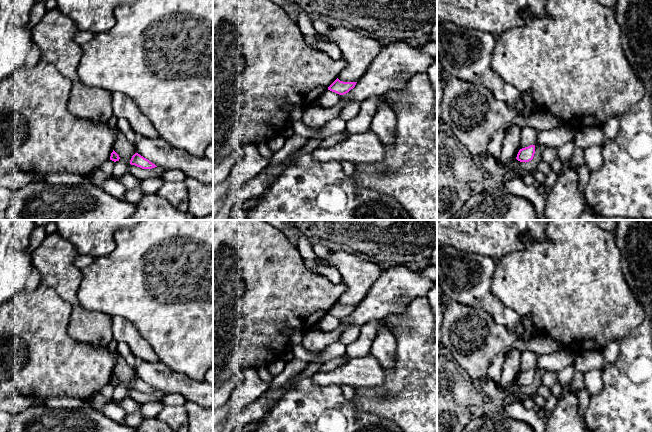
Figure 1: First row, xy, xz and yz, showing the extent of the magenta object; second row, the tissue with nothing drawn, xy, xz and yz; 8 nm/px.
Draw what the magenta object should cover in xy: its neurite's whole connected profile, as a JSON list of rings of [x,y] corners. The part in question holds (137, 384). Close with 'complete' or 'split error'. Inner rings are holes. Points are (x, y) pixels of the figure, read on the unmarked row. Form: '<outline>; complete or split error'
[[[135,377],[132,380],[132,382],[130,384],[130,388],[140,391],[142,393],[152,393],[152,392],[157,391],[155,388],[153,388],[148,383],[144,382],[143,380],[141,380],[138,377]]]; complete

